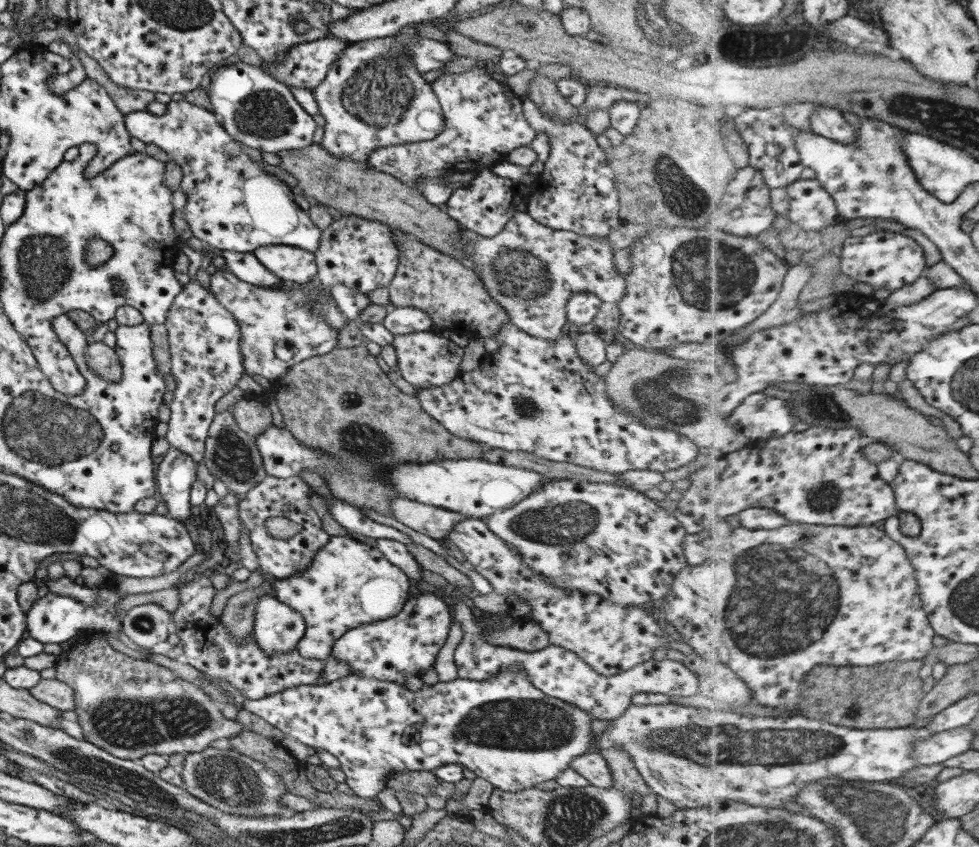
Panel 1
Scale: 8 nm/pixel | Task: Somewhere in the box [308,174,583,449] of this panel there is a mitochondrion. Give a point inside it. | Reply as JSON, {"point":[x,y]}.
{"point":[518,274]}

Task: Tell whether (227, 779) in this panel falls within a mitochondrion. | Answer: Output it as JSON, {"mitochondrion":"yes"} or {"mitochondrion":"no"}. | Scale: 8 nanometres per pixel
{"mitochondrion":"yes"}

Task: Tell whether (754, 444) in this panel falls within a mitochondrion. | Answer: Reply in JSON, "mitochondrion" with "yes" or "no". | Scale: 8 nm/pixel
{"mitochondrion":"no"}

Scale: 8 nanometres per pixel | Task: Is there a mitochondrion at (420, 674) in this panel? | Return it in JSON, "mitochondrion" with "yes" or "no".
{"mitochondrion":"no"}

